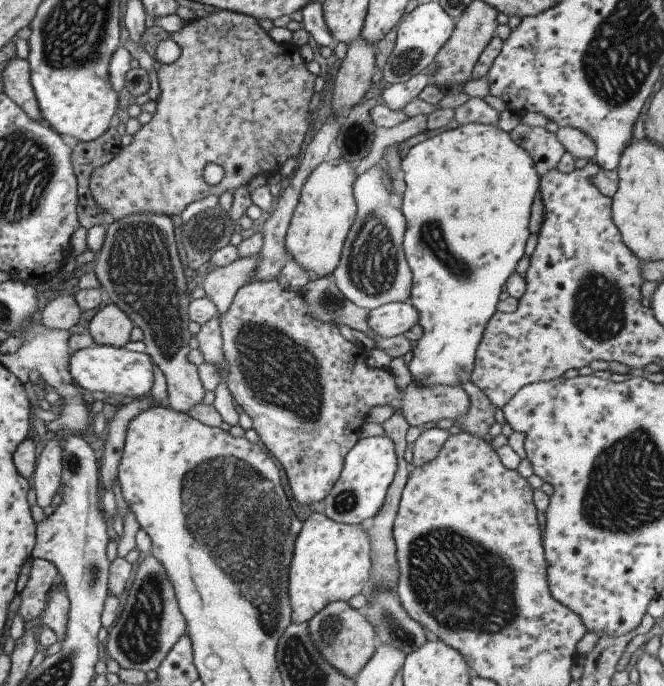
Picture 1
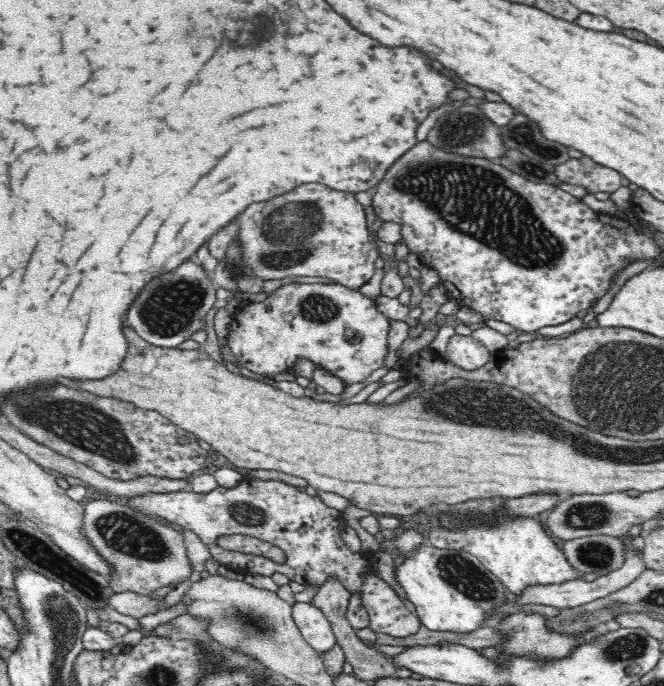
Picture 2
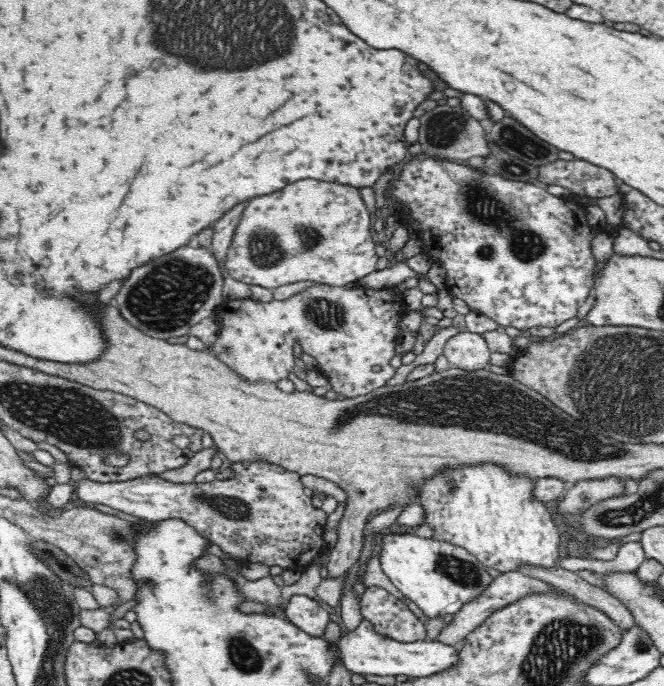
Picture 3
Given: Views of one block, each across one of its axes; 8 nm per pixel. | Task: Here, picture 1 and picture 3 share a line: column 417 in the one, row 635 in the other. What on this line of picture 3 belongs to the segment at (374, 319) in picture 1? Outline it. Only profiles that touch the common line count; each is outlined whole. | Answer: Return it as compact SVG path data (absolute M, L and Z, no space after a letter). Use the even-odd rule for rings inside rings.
M296 594L290 598L284 608L284 616L298 628L314 636L324 635L326 628L335 620L329 608L304 594Z

